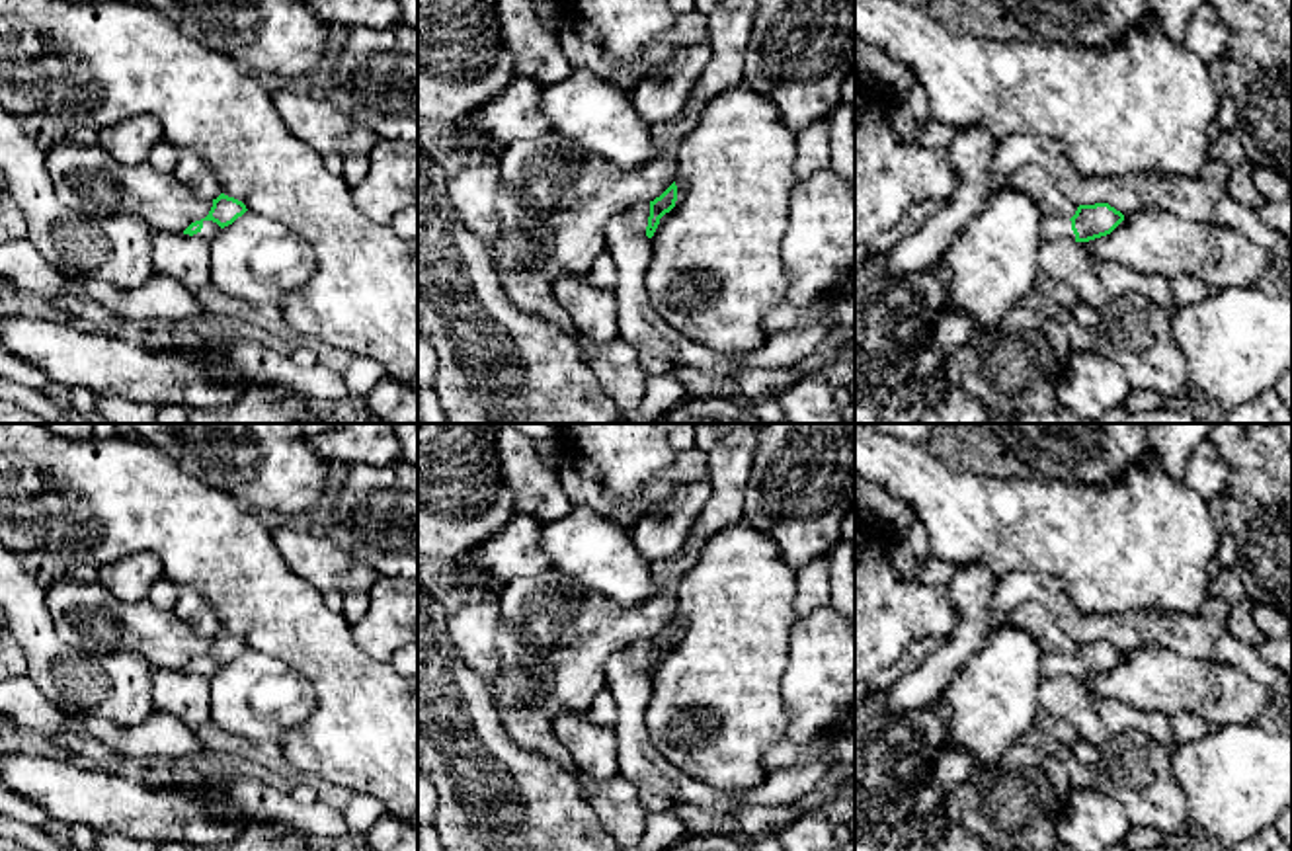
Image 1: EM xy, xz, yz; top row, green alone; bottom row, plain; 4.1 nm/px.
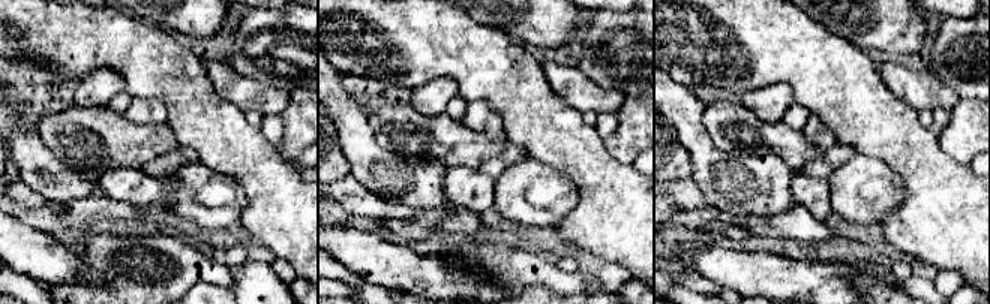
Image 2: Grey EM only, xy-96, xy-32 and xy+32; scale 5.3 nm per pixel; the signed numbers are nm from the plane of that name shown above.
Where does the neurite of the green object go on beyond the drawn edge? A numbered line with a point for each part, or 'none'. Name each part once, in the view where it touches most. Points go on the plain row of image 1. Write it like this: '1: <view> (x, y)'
1: xy (209, 668)

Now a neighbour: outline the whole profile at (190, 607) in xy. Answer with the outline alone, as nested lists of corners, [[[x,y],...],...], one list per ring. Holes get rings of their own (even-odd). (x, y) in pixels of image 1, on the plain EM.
[[[191,586],[180,588],[174,613],[203,636],[213,638],[221,632],[221,621],[215,609]]]

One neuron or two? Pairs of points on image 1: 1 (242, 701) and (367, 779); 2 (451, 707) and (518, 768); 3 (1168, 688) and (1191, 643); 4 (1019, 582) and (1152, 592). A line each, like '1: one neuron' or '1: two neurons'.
1: two neurons
2: one neuron
3: two neurons
4: two neurons

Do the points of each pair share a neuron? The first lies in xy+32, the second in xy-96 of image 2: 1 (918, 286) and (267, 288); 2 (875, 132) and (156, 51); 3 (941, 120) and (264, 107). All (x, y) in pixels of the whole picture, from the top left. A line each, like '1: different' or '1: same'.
1: different
2: same
3: different

